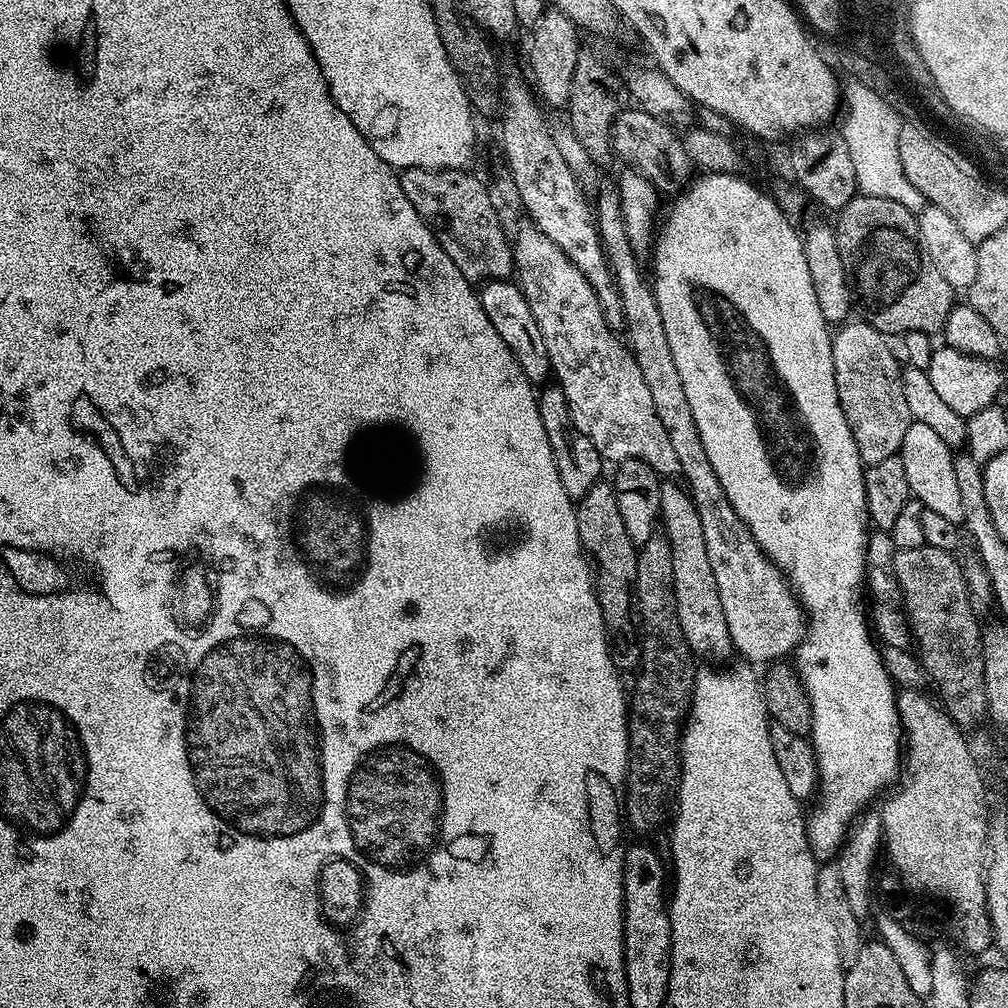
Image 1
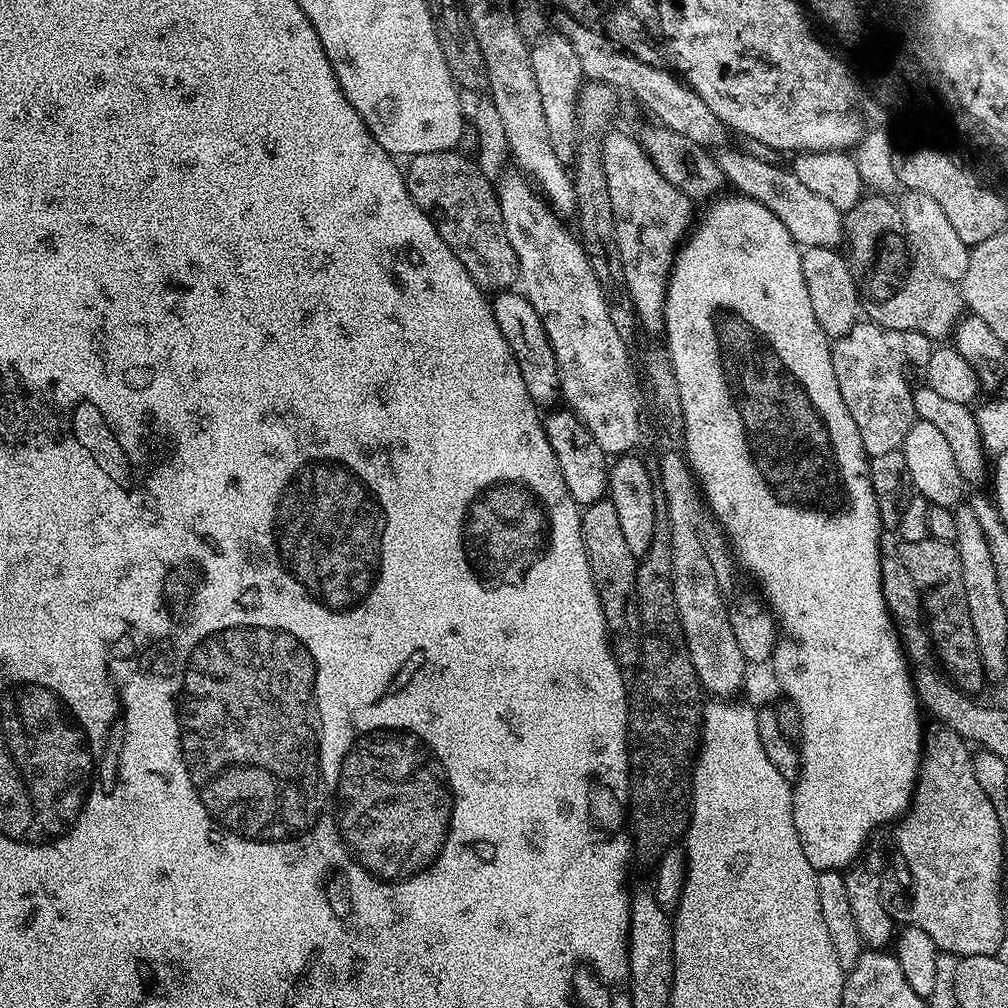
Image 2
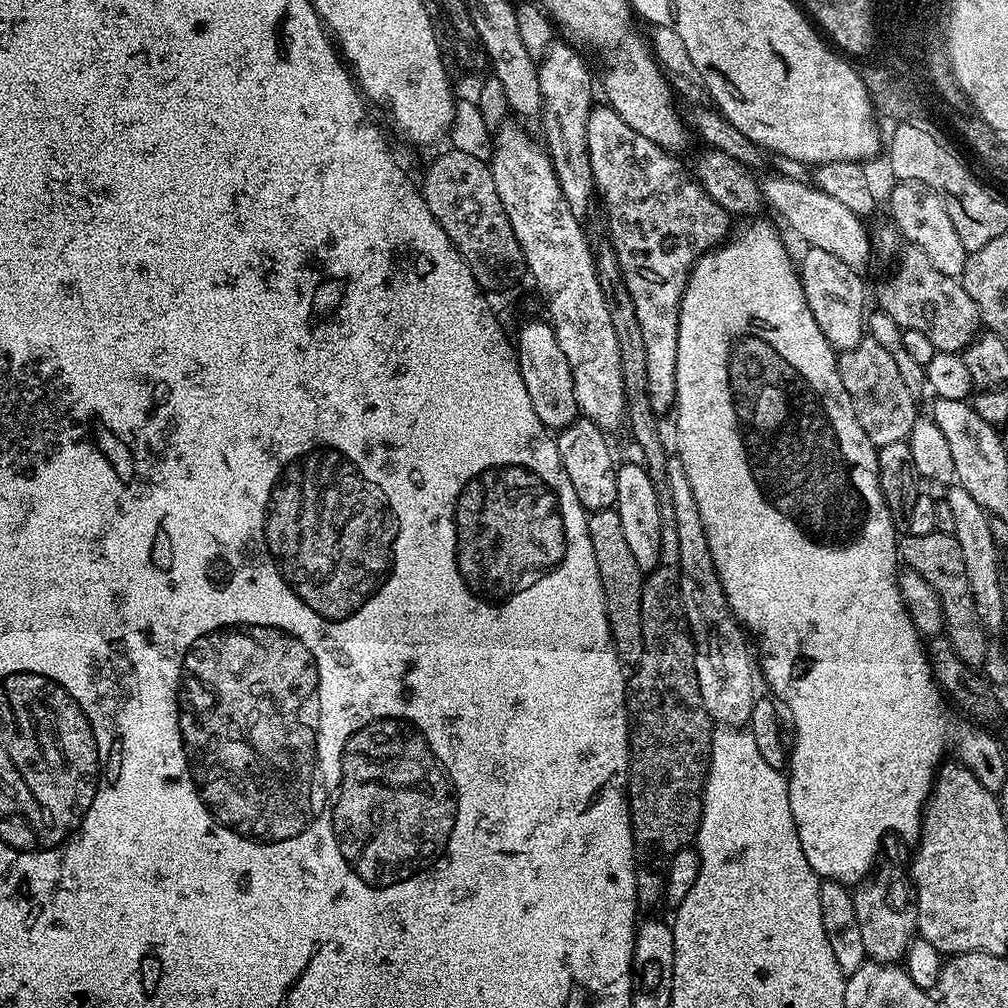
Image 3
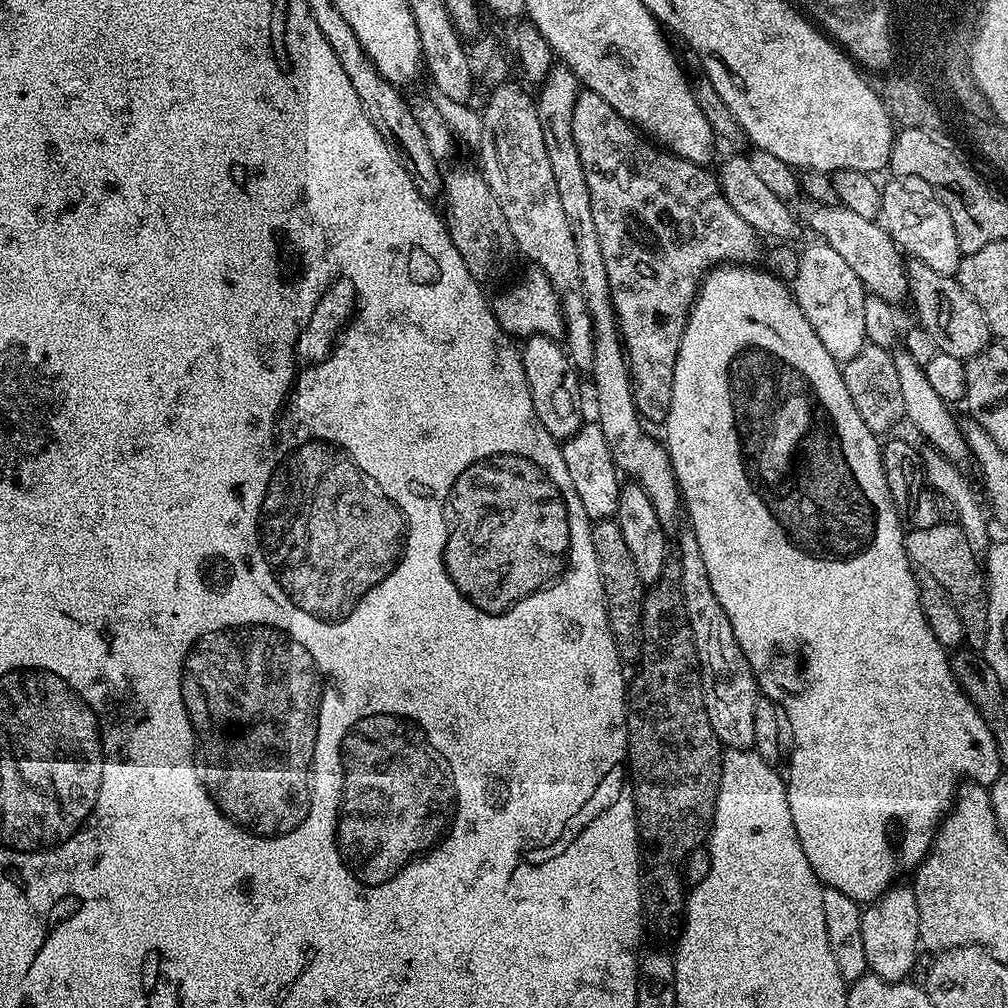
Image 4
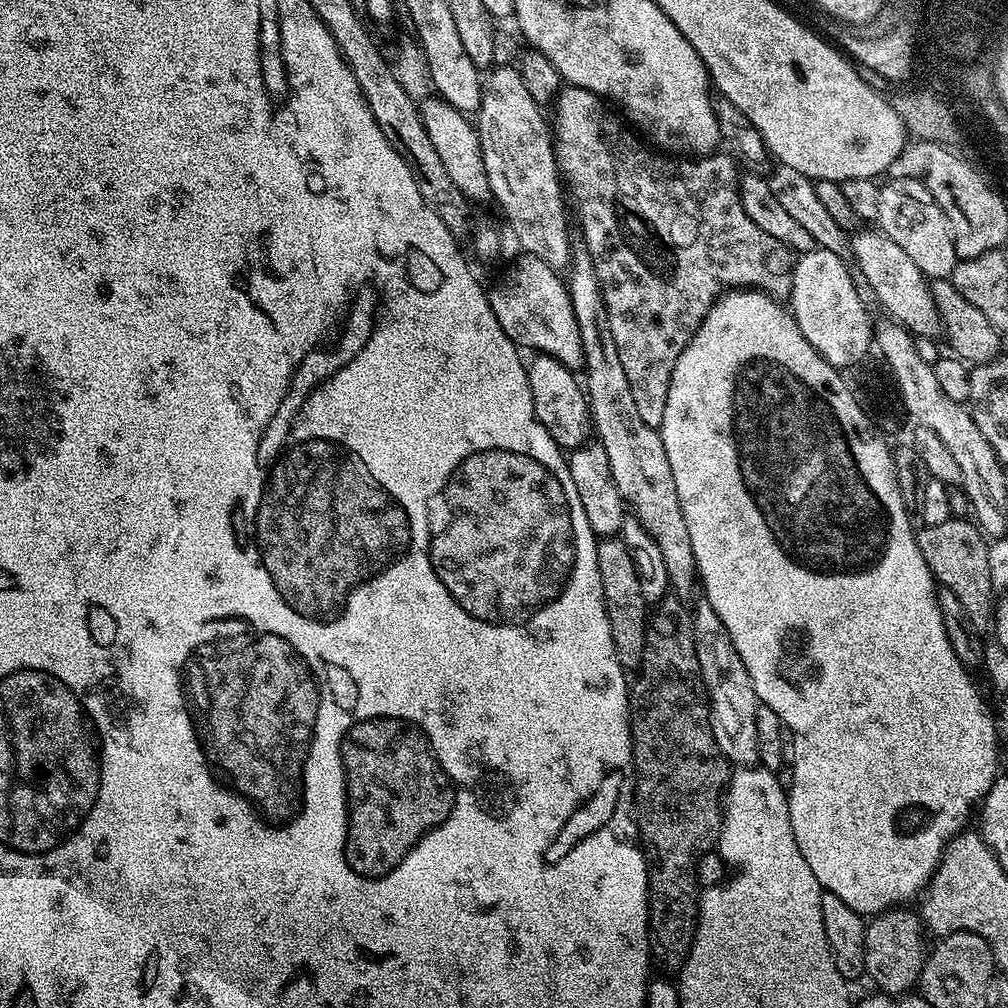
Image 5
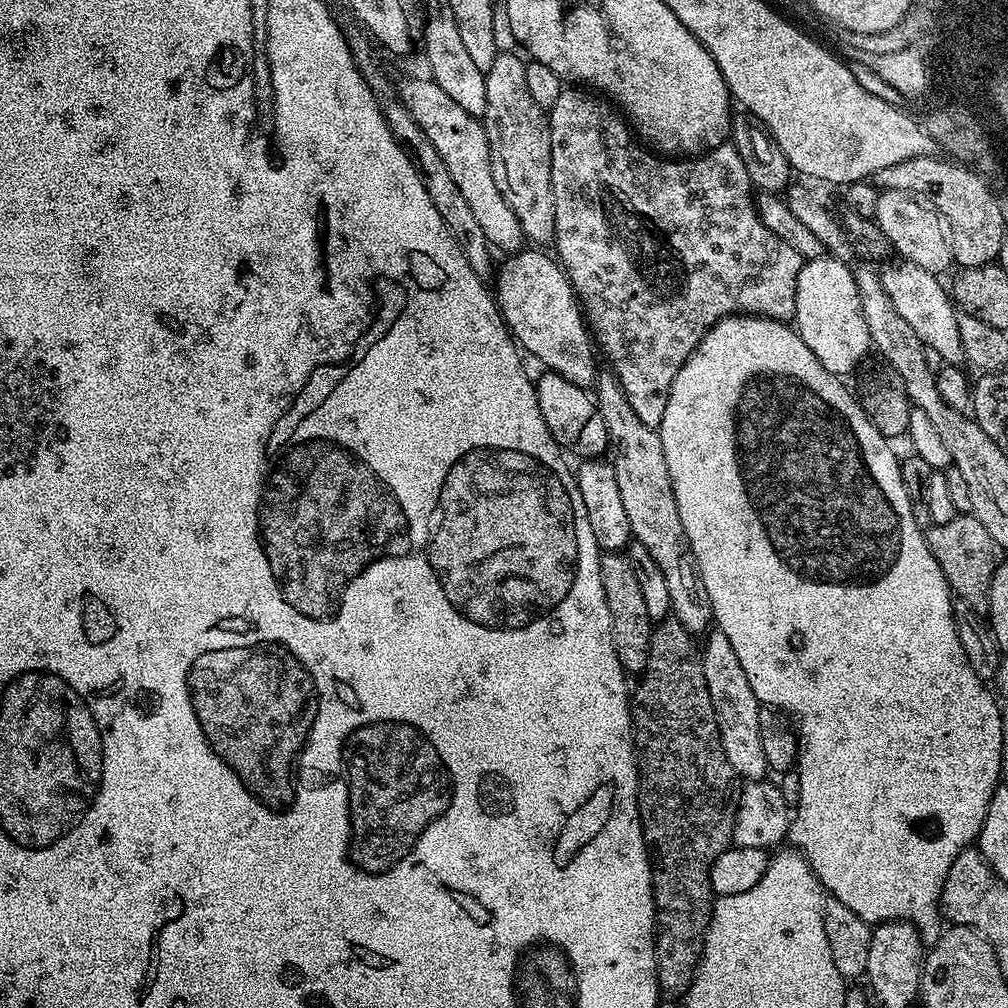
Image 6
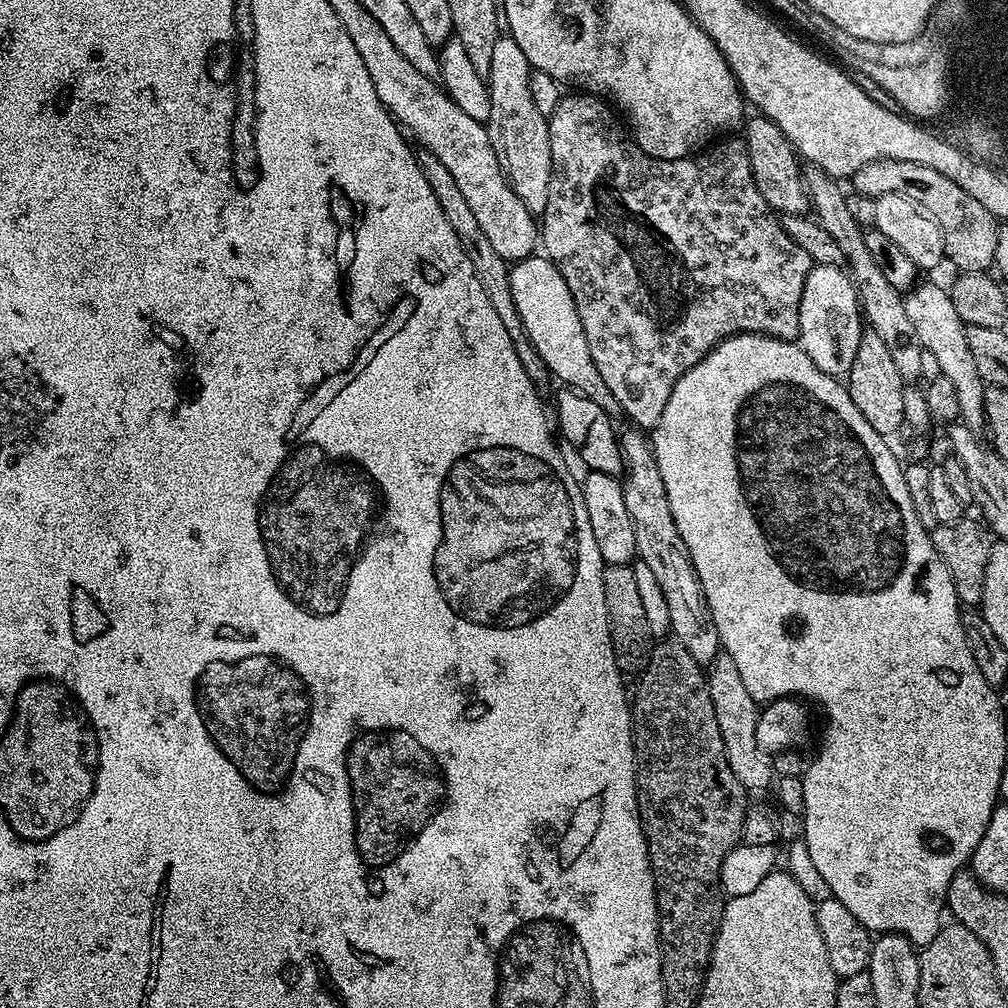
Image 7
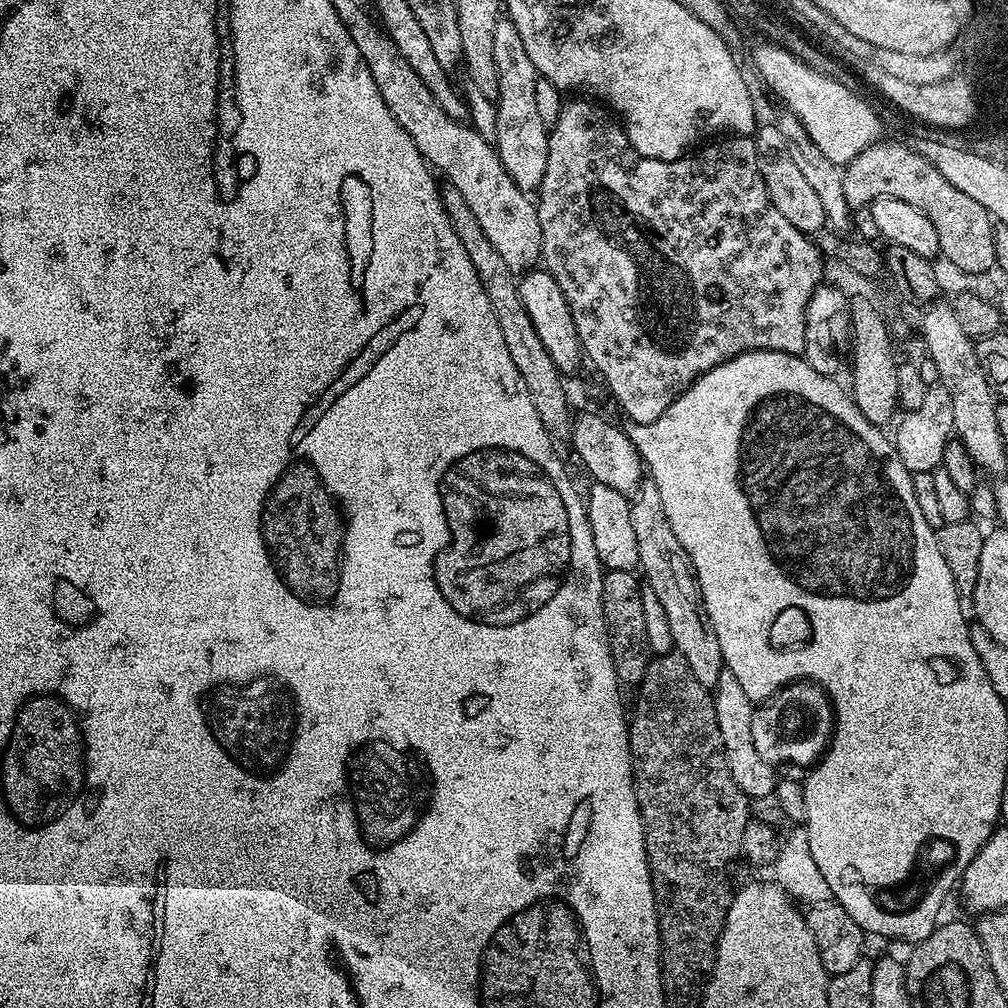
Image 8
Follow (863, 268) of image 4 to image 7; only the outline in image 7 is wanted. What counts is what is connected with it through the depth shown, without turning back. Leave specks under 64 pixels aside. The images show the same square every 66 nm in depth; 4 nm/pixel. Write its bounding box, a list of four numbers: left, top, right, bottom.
[904,283,985,430]

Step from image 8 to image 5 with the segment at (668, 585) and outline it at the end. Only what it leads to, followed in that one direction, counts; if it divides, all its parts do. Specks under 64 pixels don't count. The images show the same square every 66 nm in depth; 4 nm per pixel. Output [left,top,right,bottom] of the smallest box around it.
[566,247,698,598]

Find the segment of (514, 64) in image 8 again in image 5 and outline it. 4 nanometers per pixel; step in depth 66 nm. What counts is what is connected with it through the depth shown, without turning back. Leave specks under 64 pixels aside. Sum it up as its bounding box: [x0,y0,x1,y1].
[474,67,574,270]

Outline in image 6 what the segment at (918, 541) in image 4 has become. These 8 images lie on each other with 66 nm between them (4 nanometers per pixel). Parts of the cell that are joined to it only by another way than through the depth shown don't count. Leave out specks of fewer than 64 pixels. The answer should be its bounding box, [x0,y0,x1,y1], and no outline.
[926,514,998,614]

